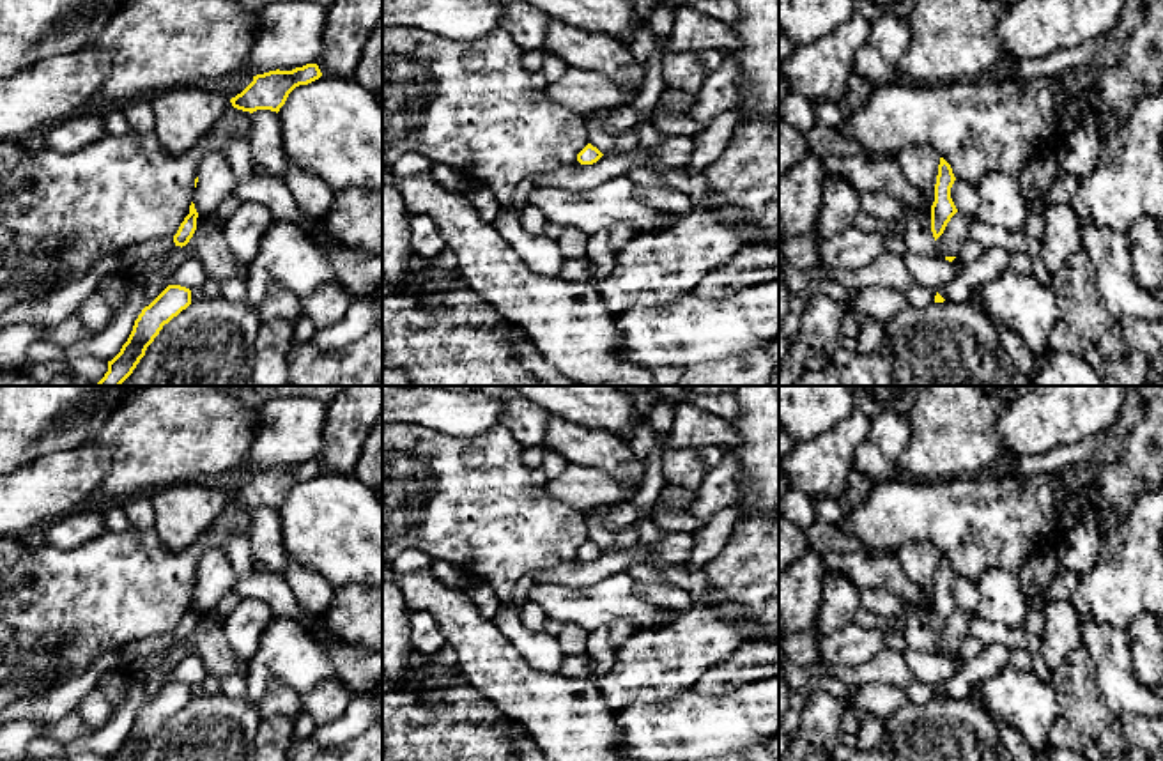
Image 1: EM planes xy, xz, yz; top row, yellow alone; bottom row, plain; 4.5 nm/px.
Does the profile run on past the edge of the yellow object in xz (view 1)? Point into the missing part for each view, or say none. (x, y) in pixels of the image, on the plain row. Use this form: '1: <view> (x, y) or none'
1: none

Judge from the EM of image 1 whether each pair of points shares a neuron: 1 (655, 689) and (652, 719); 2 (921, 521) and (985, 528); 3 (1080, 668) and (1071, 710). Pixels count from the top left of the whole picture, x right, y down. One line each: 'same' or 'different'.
1: different
2: same
3: same

